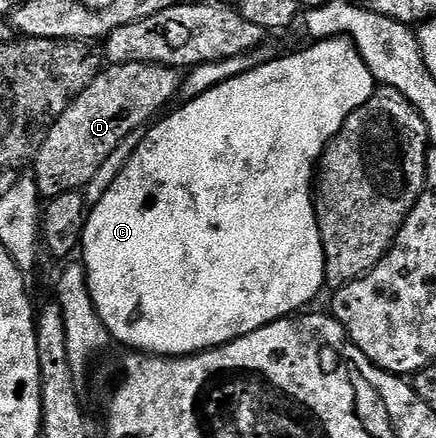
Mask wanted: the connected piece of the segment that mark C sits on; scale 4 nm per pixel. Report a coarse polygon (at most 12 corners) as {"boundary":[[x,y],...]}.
{"boundary":[[346,37],[192,98],[94,204],[116,344],[302,312],[313,180],[376,89]]}

